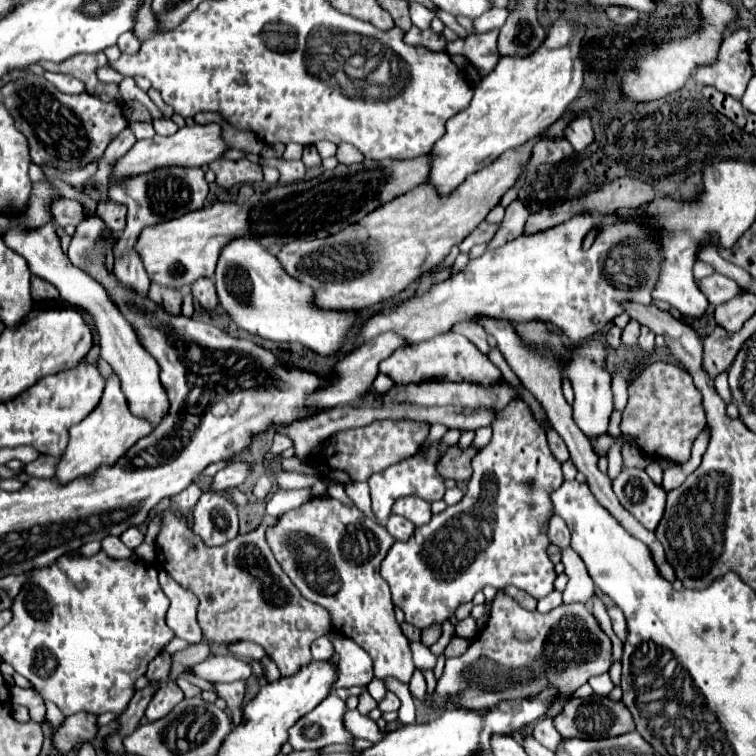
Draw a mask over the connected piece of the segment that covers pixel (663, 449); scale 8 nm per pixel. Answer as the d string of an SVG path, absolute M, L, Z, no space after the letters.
M656 362L650 364L630 386L628 404L622 414L620 432L634 438L634 444L650 456L650 460L668 460L684 464L690 460L690 450L696 436L706 428L706 414L700 392L692 376L678 364Z

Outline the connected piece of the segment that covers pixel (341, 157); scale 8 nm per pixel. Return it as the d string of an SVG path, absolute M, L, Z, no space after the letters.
M340 144L336 158L338 158L340 164L356 164L356 162L364 160L364 156L352 144Z

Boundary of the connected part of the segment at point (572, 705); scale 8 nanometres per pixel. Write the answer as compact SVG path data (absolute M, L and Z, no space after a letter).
M592 696L592 698L570 698L564 704L564 710L554 718L556 730L562 738L580 738L580 740L600 740L620 736L624 732L634 730L632 714L622 702L612 702L608 696Z

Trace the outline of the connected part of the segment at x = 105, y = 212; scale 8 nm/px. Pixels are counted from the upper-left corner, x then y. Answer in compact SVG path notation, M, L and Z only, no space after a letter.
M108 200L108 202L98 204L96 212L114 232L122 232L124 230L124 226L126 226L126 206Z

